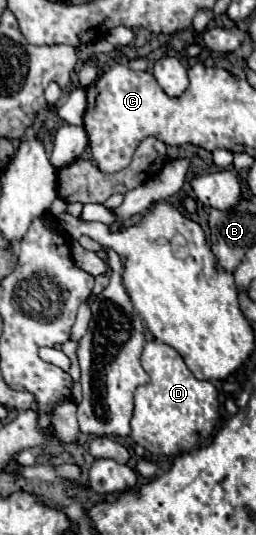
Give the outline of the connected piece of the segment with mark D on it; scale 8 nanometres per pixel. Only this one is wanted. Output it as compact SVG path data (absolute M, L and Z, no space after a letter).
M149 341L143 349L141 355L141 365L145 369L145 373L149 375L149 383L137 387L135 391L135 411L131 417L131 439L145 447L151 455L167 455L167 457L175 457L181 453L187 453L199 445L209 443L213 427L219 419L219 391L215 385L211 385L211 381L199 381L183 363L181 355L161 343L161 341Z

